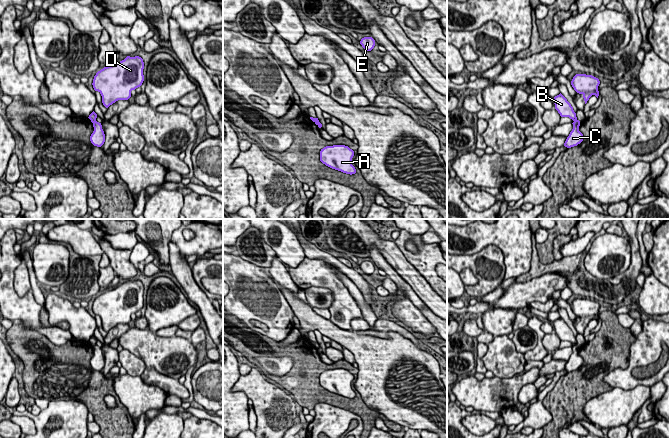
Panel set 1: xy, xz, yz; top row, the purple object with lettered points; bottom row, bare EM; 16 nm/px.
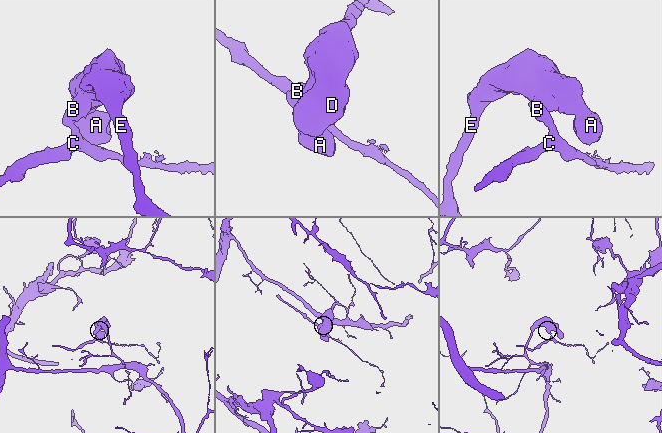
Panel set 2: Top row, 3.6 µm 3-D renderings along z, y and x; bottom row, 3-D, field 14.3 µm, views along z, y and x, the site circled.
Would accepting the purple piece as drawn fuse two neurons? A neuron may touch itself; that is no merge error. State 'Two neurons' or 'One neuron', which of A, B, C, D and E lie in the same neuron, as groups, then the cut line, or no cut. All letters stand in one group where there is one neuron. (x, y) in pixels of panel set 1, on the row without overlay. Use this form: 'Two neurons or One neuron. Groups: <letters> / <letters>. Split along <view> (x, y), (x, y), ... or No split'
Two neurons. Groups: A B D E / C. Split along xy (95, 344), (93, 347)

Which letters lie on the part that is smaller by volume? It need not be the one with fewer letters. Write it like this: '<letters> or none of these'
C

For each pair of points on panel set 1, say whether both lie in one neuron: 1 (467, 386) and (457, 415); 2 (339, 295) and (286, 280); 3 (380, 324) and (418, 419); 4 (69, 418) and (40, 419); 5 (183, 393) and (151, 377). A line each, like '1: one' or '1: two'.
1: two
2: two
3: two
4: one
5: one

